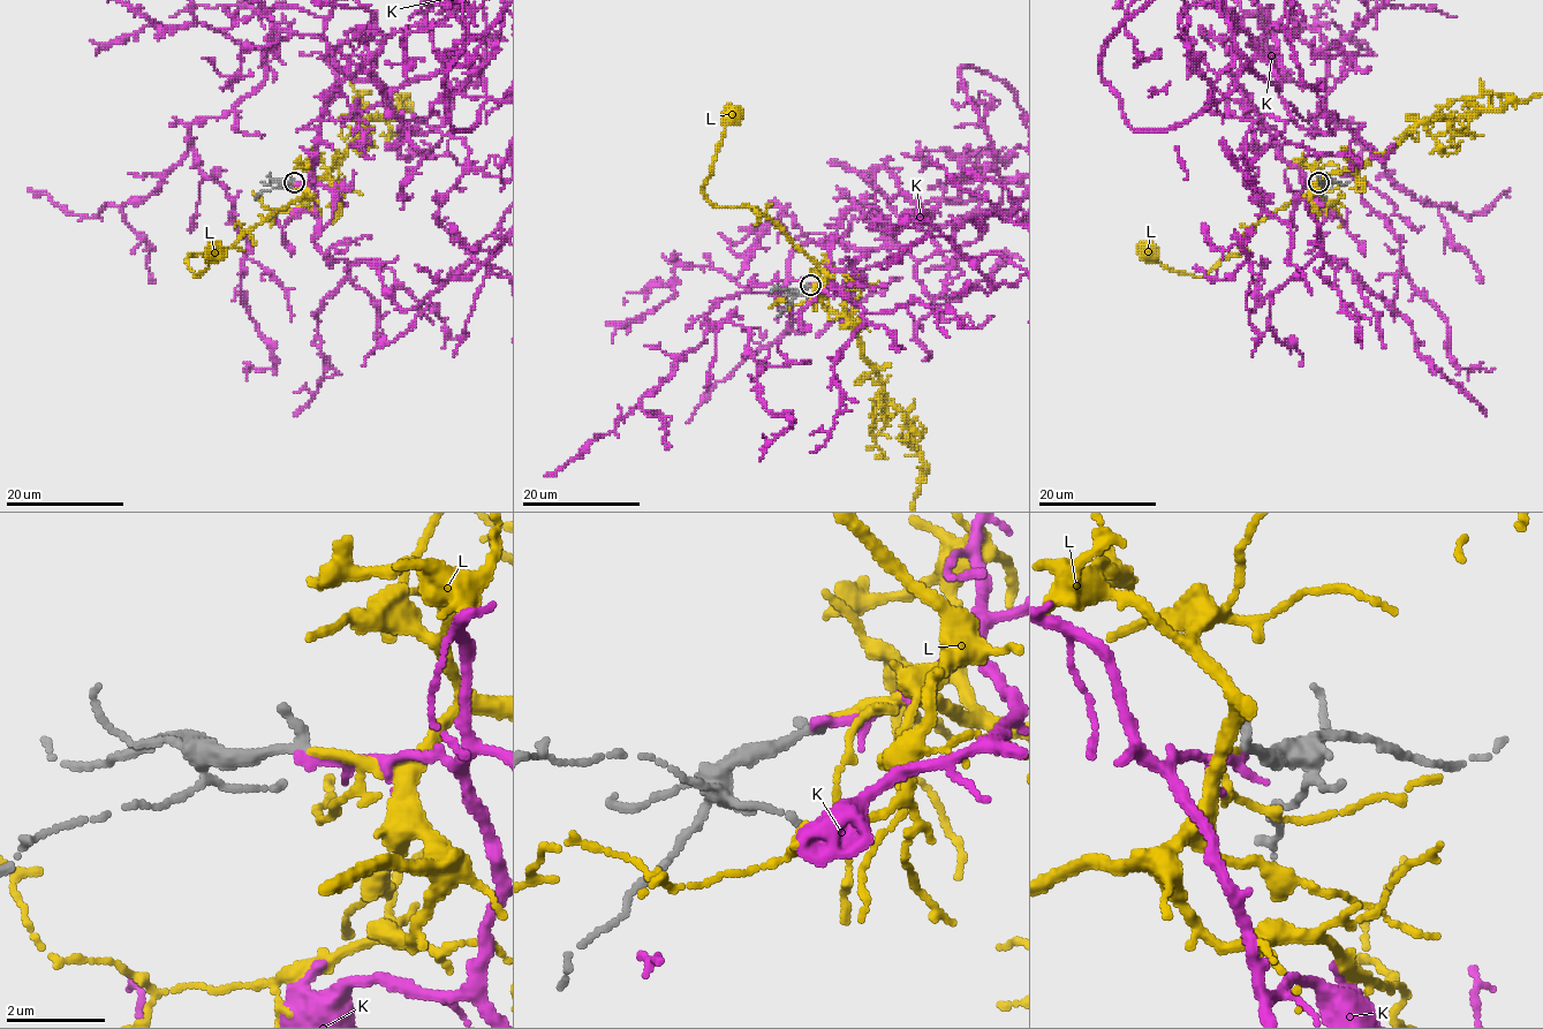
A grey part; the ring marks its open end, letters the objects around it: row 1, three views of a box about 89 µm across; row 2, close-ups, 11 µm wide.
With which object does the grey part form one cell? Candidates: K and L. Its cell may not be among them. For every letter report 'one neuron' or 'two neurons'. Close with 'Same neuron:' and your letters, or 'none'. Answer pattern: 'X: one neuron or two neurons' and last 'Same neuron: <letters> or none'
K: two neurons
L: one neuron
Same neuron: L

